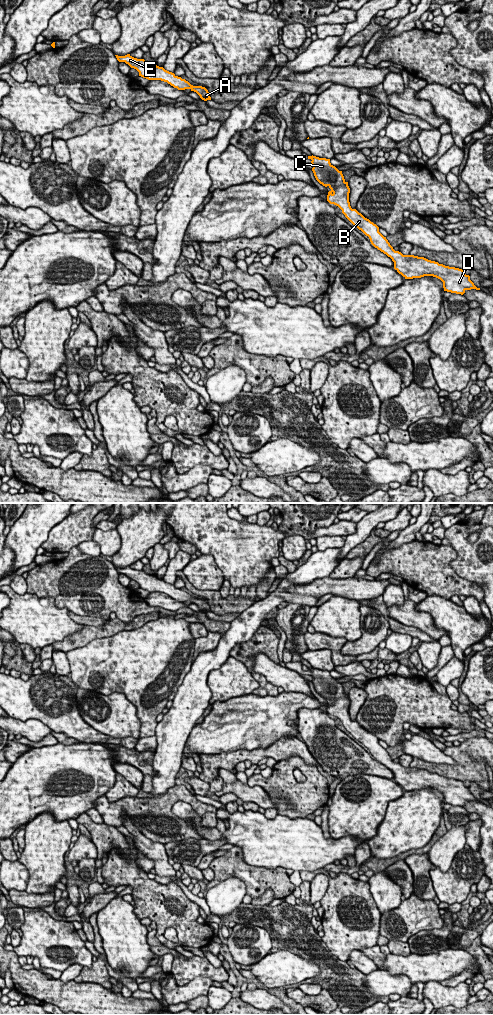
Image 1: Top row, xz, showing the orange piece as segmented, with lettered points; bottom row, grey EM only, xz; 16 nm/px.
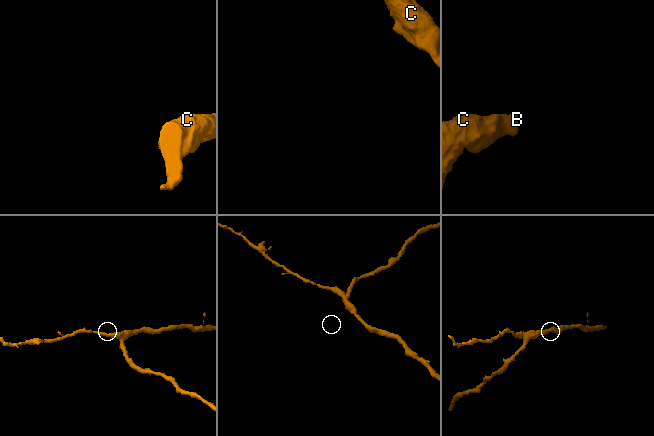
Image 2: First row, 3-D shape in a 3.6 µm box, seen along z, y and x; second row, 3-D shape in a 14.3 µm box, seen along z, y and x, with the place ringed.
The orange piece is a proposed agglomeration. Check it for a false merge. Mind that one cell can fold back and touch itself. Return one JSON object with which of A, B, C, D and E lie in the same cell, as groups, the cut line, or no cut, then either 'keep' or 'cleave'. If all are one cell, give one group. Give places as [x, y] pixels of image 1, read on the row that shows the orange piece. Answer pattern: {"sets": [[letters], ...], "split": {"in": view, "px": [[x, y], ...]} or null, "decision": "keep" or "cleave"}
{"sets": [["A", "B", "C", "D", "E"]], "split": null, "decision": "keep"}

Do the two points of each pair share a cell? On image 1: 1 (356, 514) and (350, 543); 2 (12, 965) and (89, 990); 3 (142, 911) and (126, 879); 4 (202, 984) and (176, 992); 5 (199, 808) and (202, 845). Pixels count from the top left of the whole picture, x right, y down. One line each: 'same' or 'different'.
1: different
2: same
3: same
4: same
5: different

